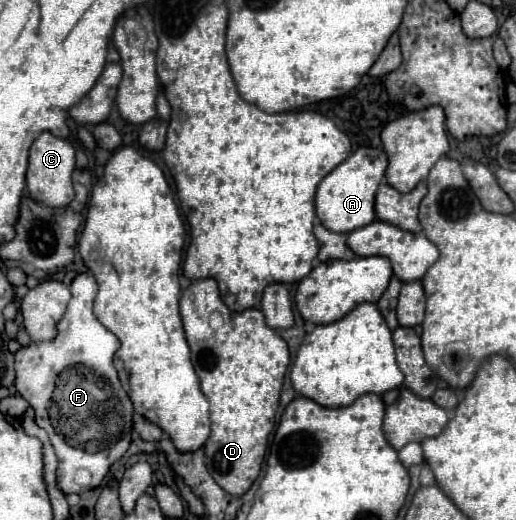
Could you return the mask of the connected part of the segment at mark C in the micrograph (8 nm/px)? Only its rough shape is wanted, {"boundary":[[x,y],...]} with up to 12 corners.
{"boundary":[[41,133],[29,149],[27,191],[47,207],[75,197],[73,145]]}

